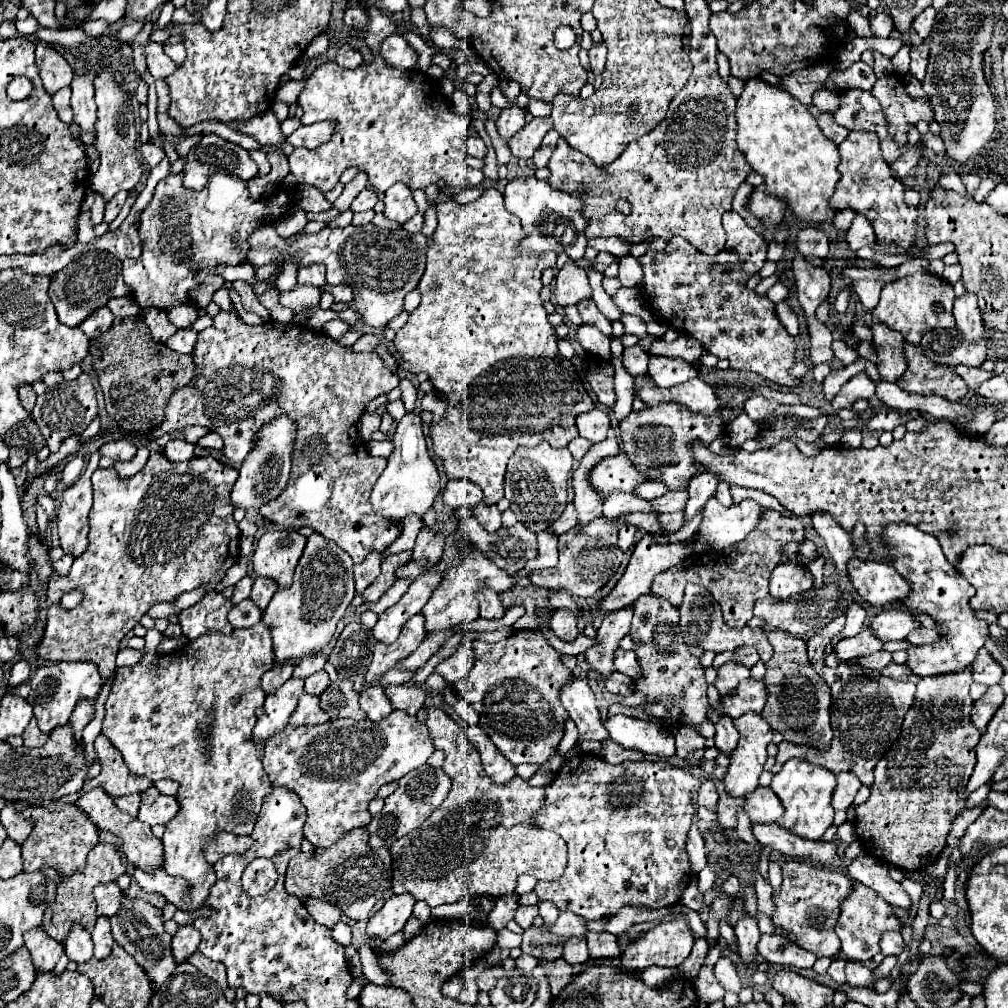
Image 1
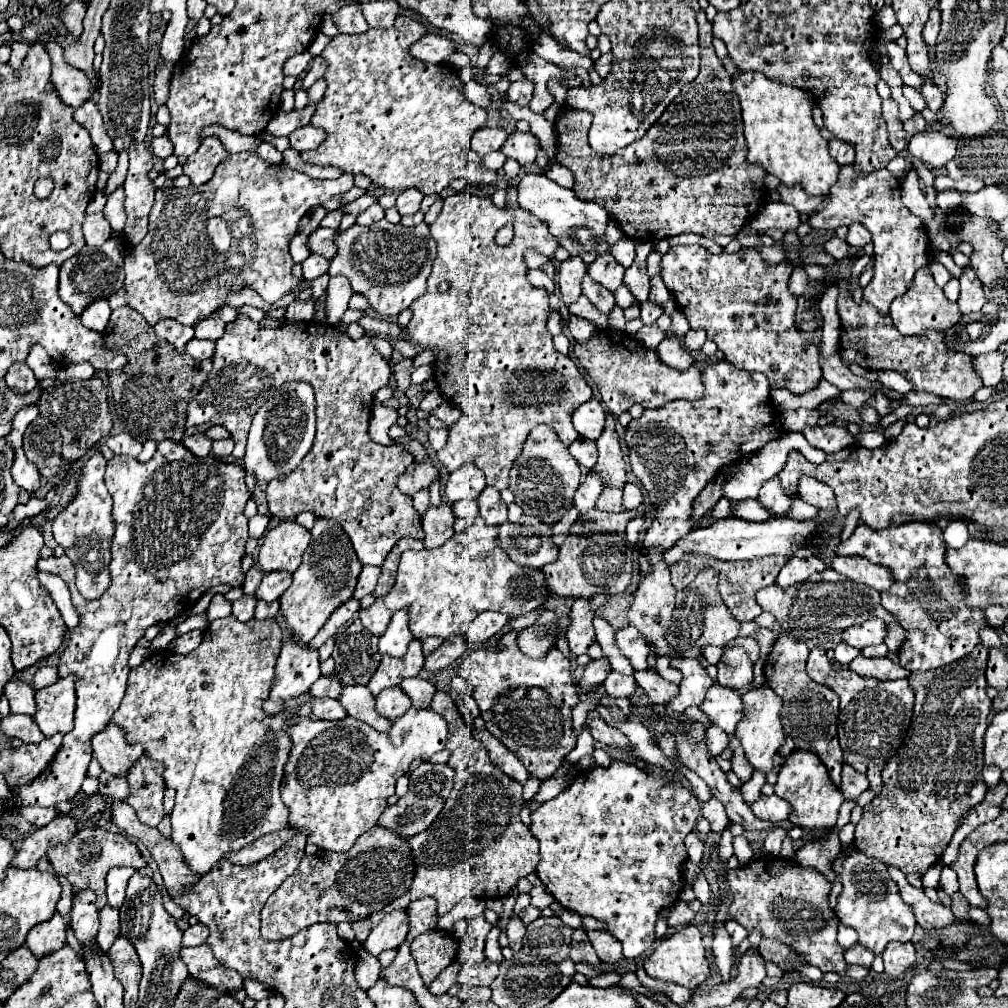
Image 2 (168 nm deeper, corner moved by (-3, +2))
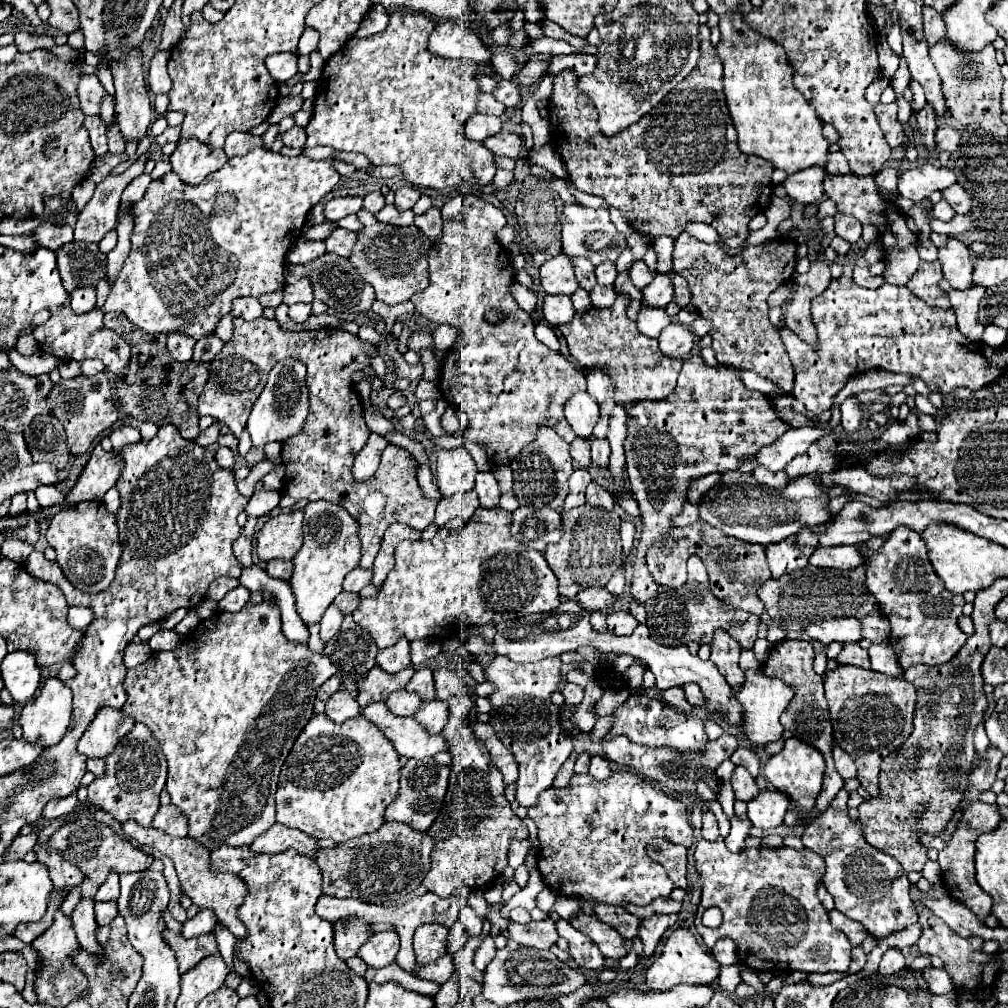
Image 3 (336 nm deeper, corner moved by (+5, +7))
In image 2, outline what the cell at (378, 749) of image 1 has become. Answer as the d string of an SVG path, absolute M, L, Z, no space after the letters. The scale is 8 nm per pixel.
M410 708L404 716L396 718L386 732L378 732L372 726L358 722L350 716L342 720L310 720L302 716L292 716L286 720L286 734L292 740L292 750L288 764L284 768L282 780L282 800L290 808L290 824L308 830L308 844L322 850L346 852L354 840L376 826L380 814L386 810L386 800L394 794L396 780L410 768L414 760L430 760L432 754L444 750L448 726L440 714L434 710Z

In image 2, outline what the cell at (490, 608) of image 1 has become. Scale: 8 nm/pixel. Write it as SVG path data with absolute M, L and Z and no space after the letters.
M494 610L482 612L480 616L476 616L476 620L472 622L472 628L466 634L468 642L476 644L476 642L488 642L488 640L496 638L502 632L506 620L508 620L508 616L502 612L494 612Z

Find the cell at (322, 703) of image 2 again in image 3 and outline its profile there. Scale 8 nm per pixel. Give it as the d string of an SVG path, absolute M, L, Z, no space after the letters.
M348 691L334 693L334 697L330 697L330 701L326 703L326 715L336 723L344 723L346 719L356 717L358 713L360 713L358 701Z

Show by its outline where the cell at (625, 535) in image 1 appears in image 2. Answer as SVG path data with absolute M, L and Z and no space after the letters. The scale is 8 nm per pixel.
M637 516L631 520L626 527L626 538L631 545L636 545L638 543L638 535L642 531L645 523L645 518L643 516Z

